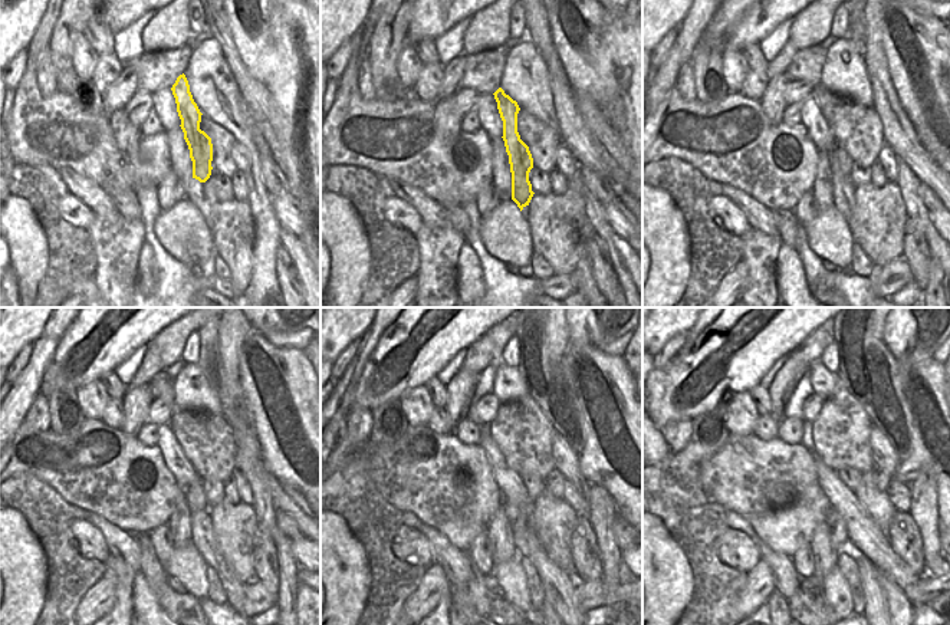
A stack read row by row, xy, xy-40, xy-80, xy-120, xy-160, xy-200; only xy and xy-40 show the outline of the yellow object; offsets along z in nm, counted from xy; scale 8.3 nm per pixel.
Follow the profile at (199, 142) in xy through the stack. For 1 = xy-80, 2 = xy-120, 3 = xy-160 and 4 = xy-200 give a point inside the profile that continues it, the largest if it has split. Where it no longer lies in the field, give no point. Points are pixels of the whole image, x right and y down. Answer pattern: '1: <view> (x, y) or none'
1: xy-80 (844, 191)
2: xy-120 (200, 517)
3: xy-160 (526, 543)
4: xy-200 (894, 598)

